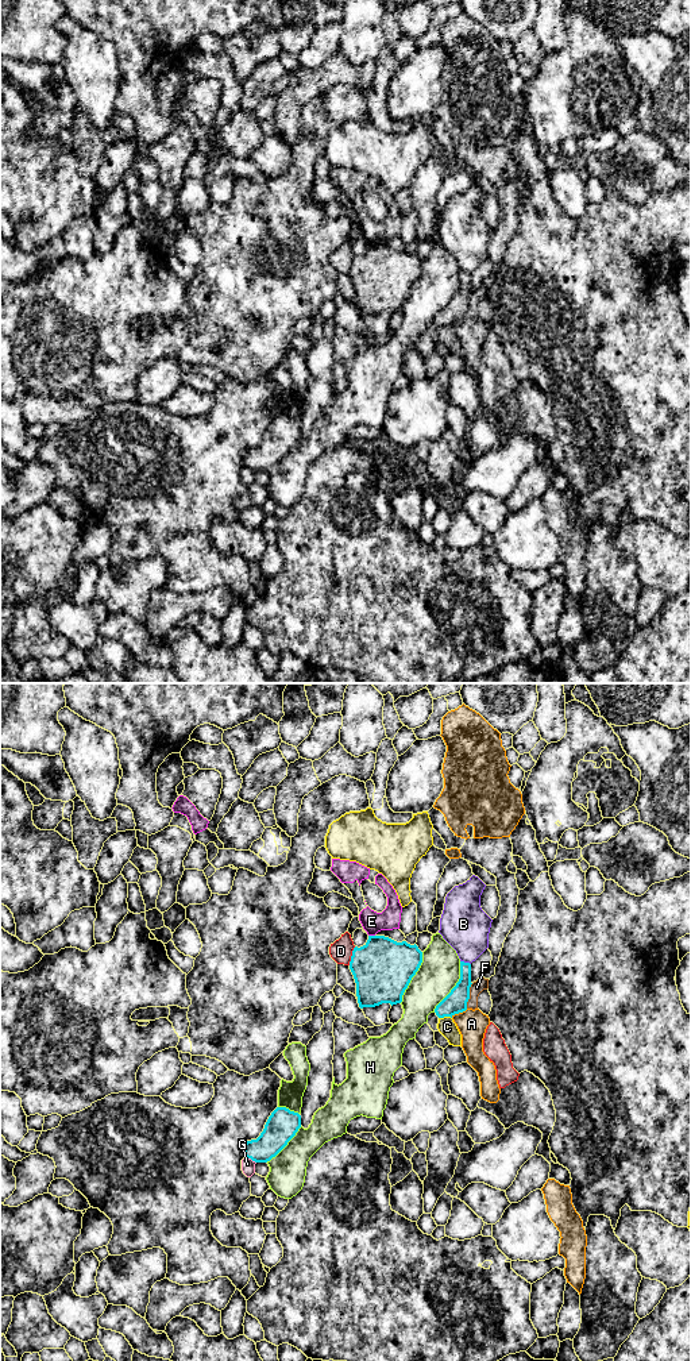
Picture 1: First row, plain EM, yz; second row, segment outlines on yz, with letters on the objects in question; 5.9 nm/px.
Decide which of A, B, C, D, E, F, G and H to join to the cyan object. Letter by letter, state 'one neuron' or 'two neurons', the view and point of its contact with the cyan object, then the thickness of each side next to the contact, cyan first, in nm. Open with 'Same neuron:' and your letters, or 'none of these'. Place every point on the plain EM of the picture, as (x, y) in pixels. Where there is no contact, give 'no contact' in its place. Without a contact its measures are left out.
Same neuron: none of these
A: two neurons; contact yz (459, 320); calibres 140 and 170 nm
B: two neurons; contact yz (466, 272); calibres 140 and 280 nm
C: two neurons; contact yz (444, 324); calibres 140 and 100 nm
D: two neurons; contact yz (351, 265); calibres 360 and 140 nm
E: two neurons; contact yz (371, 245); calibres 360 and 130 nm
F: two neurons; contact yz (468, 304); calibres 140 and 80 nm
G: two neurons; contact yz (250, 466); calibres 180 and 80 nm
H: two neurons; contact yz (412, 285); calibres 360 and 240 nm

